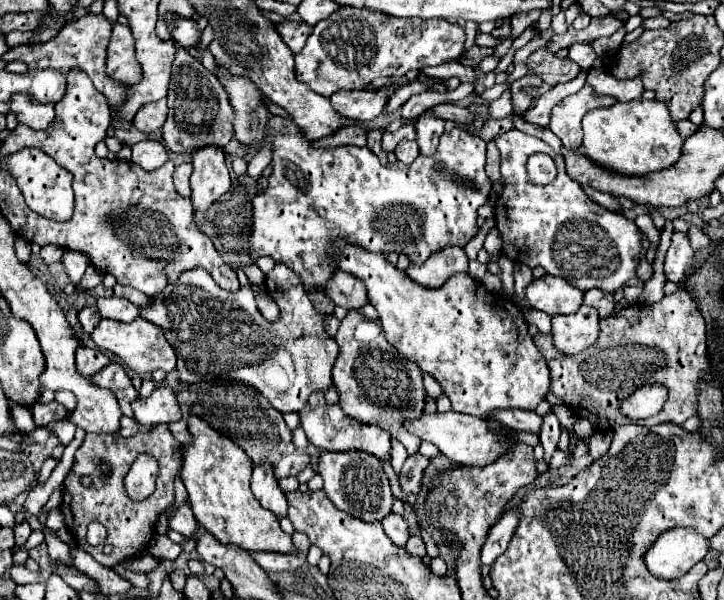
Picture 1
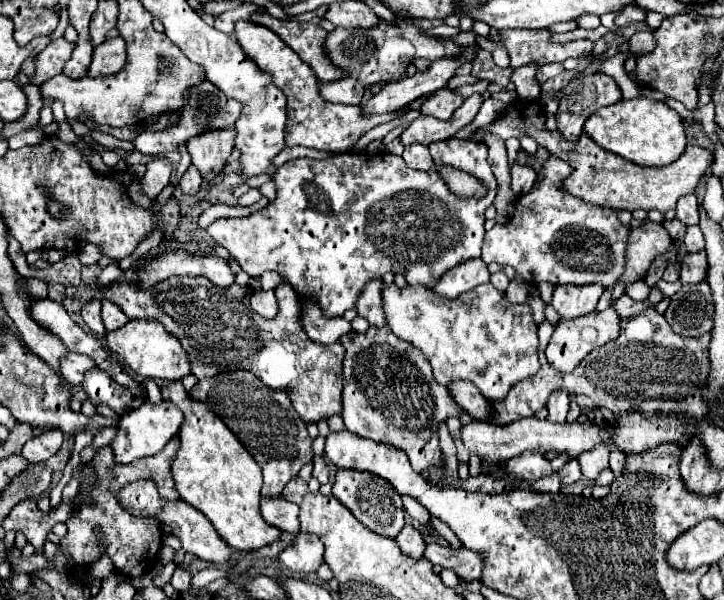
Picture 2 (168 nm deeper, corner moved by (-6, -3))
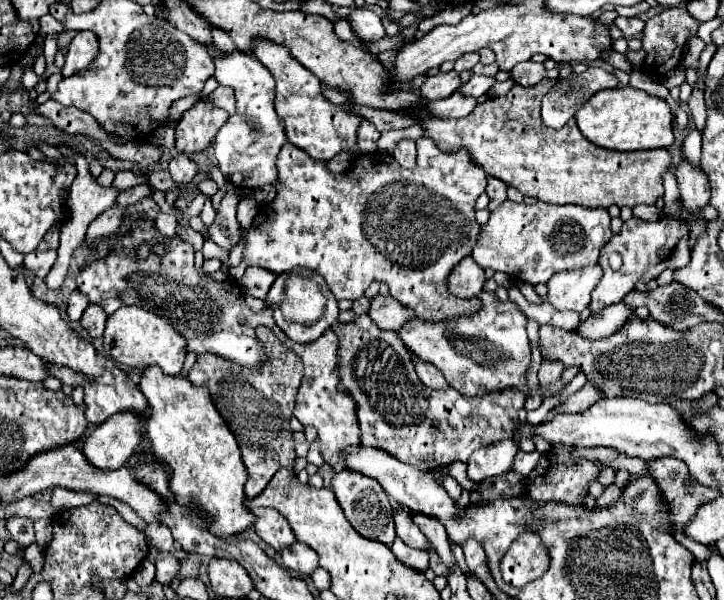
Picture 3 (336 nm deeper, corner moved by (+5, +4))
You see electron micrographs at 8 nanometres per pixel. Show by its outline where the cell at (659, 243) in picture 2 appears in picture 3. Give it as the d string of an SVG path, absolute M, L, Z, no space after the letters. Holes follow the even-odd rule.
M632 217L630 221L626 221L622 225L622 231L620 235L612 237L602 253L600 253L600 259L598 263L602 265L604 269L604 277L602 281L598 283L598 287L594 289L592 293L592 301L590 301L590 313L598 313L600 309L620 301L626 293L630 293L634 289L634 285L638 281L652 281L652 279L658 279L658 275L664 271L664 269L682 269L690 263L690 247L688 247L688 223L678 219L678 217L662 217L658 221L638 221L636 217ZM612 253L618 253L622 257L622 267L618 271L614 271L610 267L610 255Z

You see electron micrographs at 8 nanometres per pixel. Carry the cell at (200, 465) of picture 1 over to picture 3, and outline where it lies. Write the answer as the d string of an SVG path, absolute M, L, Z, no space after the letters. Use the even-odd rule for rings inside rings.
M148 365L144 369L138 387L150 405L146 437L152 443L154 455L172 471L170 489L176 499L182 505L190 505L190 501L196 499L202 513L214 519L214 523L210 523L210 533L216 537L226 539L252 527L252 513L244 505L248 473L240 457L238 441L220 417L210 391L206 387L194 387L184 377L168 377L158 365Z

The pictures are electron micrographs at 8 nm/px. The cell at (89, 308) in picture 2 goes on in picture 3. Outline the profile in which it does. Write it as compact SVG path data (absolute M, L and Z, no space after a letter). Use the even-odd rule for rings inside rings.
M74 291L74 293L70 295L70 299L68 299L68 309L66 309L70 321L78 321L88 305L90 305L88 299L86 299L80 291Z

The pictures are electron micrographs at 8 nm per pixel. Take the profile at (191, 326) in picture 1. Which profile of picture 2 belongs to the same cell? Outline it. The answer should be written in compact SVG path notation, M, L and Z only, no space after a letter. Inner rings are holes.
M175 276L147 290L139 290L137 284L115 284L105 292L105 296L111 302L115 302L119 308L123 308L129 320L143 318L143 320L161 322L165 330L171 332L181 342L183 350L189 354L191 374L197 380L211 378L223 372L233 372L233 370L249 370L271 390L287 392L295 412L305 422L319 422L321 418L329 418L341 412L341 388L343 388L341 362L345 356L345 348L339 342L317 344L307 336L307 332L303 330L303 304L299 300L299 294L285 280L275 288L275 296L279 302L279 314L273 320L263 320L263 316L259 316L251 308L249 304L251 288L239 286L239 284L221 288L217 284L211 284L211 280L207 280L205 276Z

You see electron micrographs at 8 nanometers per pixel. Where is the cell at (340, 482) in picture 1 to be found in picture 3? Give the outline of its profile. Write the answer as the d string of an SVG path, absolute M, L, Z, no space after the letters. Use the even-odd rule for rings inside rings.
M342 471L336 473L332 479L332 491L346 515L346 519L350 521L350 525L362 535L368 537L372 541L380 541L386 547L392 547L394 539L396 539L396 531L394 531L394 521L392 521L392 505L384 493L384 489L380 487L380 483L372 477L366 477L362 473L356 471Z

